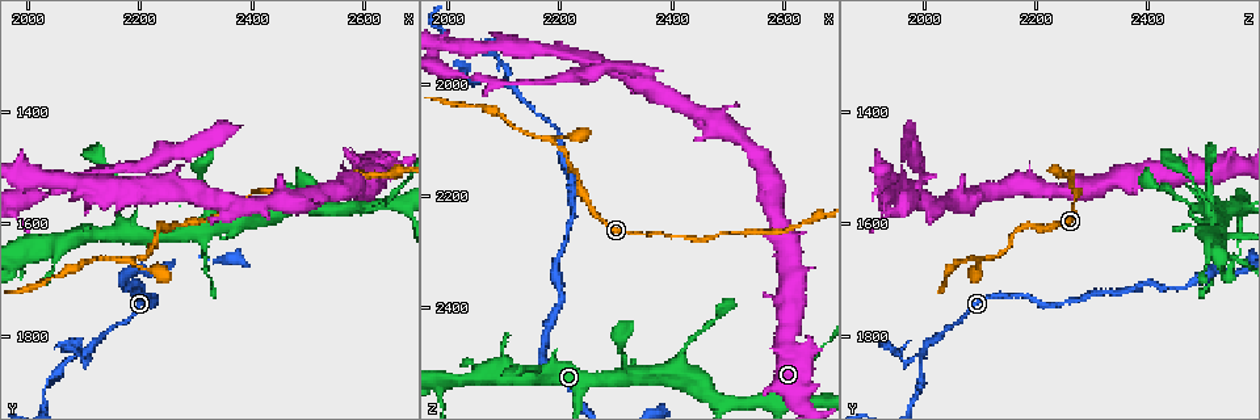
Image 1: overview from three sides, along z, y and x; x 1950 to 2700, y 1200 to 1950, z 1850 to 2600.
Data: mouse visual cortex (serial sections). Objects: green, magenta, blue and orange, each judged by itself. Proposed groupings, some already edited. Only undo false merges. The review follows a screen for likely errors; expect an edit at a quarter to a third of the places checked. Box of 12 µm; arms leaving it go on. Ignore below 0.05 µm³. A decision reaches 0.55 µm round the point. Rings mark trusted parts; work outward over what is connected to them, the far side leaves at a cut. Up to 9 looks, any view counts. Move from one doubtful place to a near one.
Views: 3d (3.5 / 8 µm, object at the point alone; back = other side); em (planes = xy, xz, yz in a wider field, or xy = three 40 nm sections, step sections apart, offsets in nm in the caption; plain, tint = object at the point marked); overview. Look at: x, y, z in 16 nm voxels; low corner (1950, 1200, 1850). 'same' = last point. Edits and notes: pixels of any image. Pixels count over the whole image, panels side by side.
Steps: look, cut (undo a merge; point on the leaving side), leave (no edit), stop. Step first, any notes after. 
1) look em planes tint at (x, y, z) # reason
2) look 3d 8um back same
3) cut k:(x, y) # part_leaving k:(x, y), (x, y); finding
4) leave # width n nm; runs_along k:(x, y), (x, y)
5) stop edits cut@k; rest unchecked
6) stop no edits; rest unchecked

look 3d 3.5um at (2165, 1585, 2520) # calibre changes

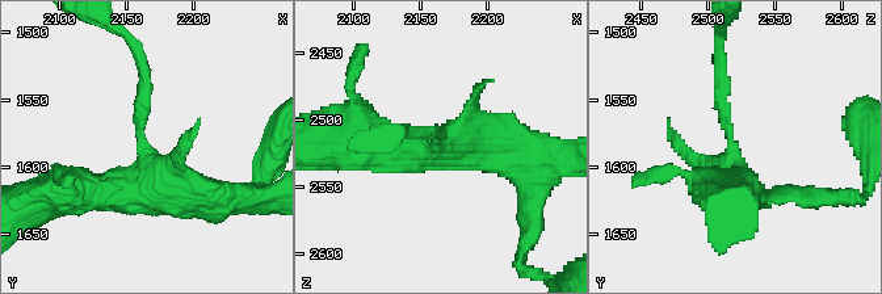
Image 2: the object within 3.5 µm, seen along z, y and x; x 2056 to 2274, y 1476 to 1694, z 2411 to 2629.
look em xy step 2 tint at (2160, 1586, 2520) # arm_widths 150, 450 nm; now the EM

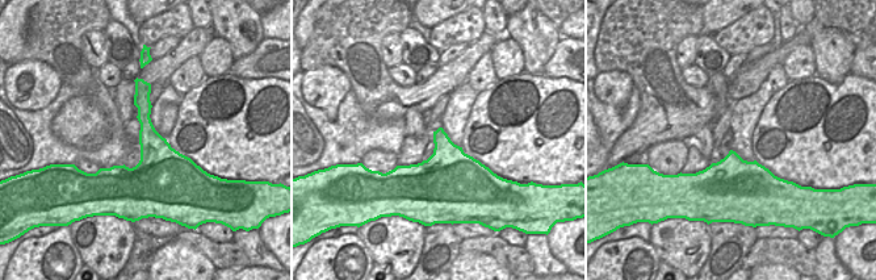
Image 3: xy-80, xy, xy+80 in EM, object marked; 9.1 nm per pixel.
leave # width 360 nm; runs_along 2:(214, 204), (162, 192), (138, 131), (142, 63); one cell here

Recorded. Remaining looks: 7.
look 3d 3.5um at (2180, 1660, 2105) # three arms meet

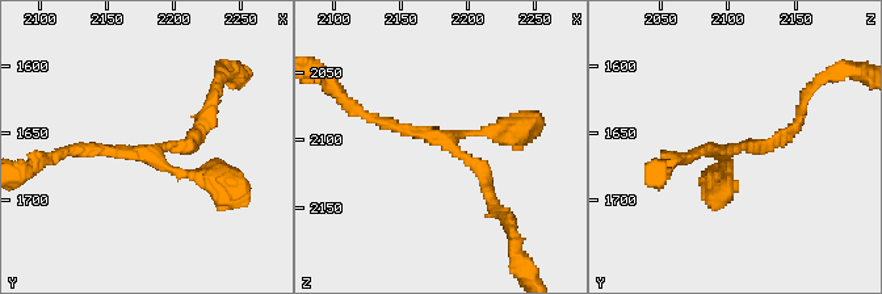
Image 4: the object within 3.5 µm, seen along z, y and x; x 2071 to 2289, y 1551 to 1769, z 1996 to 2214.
look em xy step 2 tint at (2182, 1664, 2104) # arms 3; arm_widths 150, 150, 200 nm; shape alone is not enough

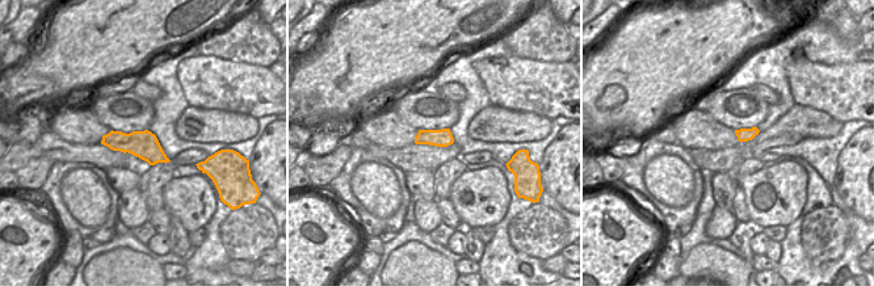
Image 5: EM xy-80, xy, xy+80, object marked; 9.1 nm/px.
leave # continuous, no second cell

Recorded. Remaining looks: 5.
look 3d 8um at (2005, 1710, 2035) # calibre changes

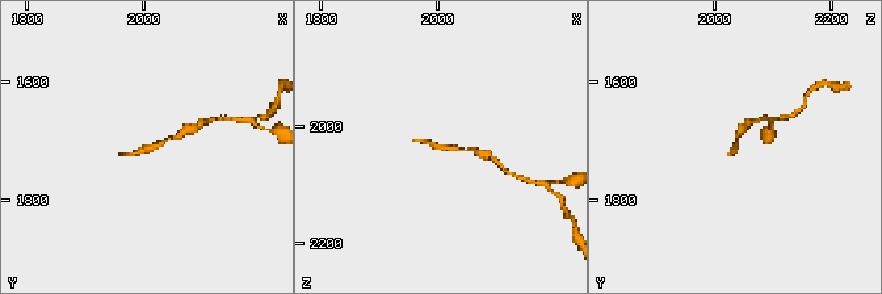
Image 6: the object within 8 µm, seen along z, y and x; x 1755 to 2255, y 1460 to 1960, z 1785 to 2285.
look 3d 3.5um at (2005, 1715, 2030)

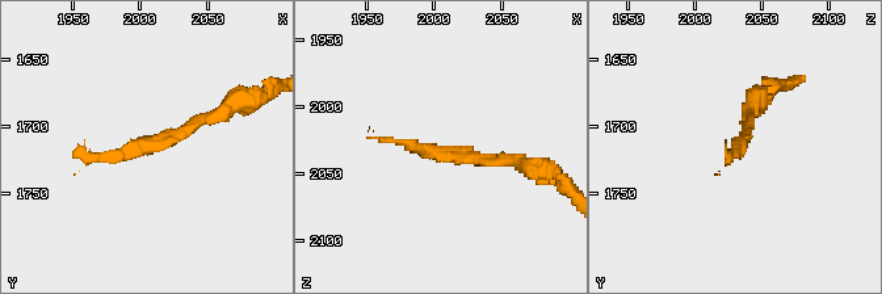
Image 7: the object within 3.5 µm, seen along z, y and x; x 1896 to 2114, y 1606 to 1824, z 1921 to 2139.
look em xy step 3 tint at (2002, 1716, 2036) # arm_widths 100, 150 nm

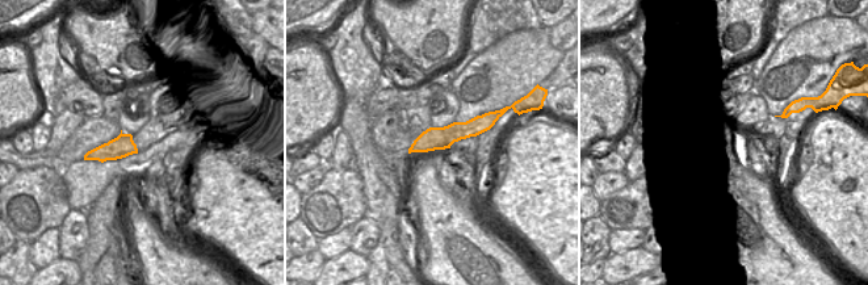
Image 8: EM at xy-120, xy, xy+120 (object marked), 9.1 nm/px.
leave # one cell here

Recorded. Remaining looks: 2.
stop no edits; rest unchecked

